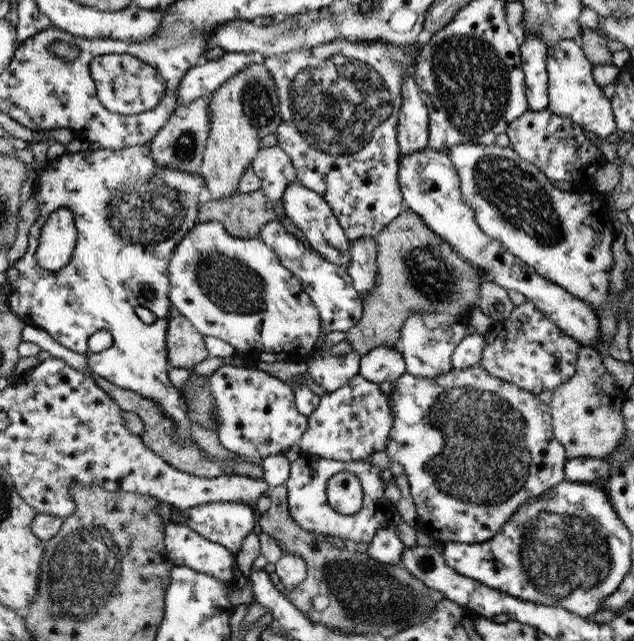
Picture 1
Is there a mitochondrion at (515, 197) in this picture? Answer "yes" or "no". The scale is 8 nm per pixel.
yes

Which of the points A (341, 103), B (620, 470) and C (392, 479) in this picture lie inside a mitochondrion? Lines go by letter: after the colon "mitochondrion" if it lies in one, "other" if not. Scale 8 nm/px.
A: mitochondrion
B: other
C: other

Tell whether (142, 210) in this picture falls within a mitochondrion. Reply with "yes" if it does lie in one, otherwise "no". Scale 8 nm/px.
yes

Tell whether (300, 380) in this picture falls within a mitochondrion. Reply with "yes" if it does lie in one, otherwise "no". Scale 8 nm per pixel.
no

